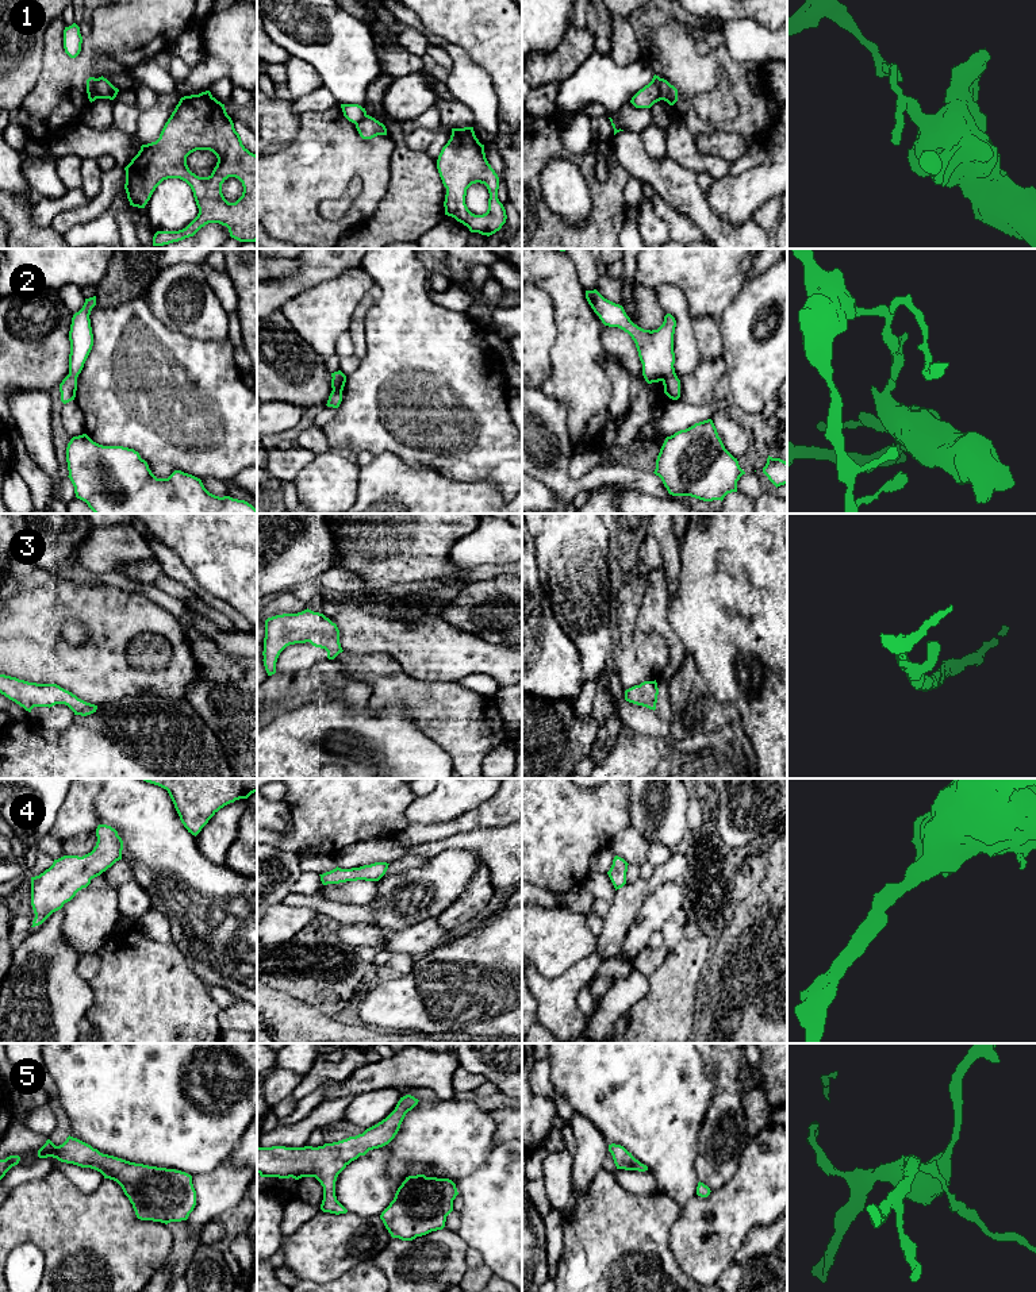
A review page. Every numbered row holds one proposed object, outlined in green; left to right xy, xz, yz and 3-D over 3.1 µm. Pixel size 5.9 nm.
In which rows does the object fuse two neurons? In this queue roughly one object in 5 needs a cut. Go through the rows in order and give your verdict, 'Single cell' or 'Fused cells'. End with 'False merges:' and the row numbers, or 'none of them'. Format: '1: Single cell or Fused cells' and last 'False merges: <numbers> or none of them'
1: Fused cells
2: Fused cells
3: Single cell
4: Single cell
5: Single cell
False merges: 1, 2

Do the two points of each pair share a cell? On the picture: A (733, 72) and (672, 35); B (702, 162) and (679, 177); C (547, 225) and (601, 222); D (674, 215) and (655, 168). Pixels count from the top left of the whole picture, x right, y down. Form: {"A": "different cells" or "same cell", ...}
{"A": "same cell", "B": "different cells", "C": "same cell", "D": "different cells"}

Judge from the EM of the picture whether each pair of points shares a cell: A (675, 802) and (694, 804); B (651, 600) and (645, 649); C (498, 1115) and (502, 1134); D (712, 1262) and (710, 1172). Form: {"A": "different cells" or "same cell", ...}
{"A": "different cells", "B": "different cells", "C": "same cell", "D": "different cells"}

